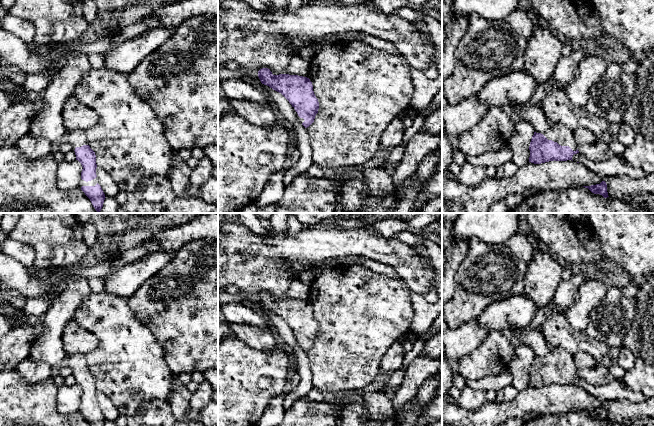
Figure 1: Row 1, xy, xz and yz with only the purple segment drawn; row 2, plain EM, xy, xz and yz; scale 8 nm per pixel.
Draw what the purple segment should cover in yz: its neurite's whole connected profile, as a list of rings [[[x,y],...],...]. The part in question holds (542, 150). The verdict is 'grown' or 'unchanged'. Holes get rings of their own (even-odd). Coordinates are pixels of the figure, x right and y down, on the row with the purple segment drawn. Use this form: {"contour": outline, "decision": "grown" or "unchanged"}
{"contour": [[[558,123],[545,133],[534,132],[529,150],[529,162],[534,164],[572,160],[573,155],[579,153],[573,132]]], "decision": "grown"}

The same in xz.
{"contour": [[[268,68],[260,69],[258,77],[262,84],[281,93],[289,101],[300,124],[307,128],[314,122],[319,102],[309,78],[289,74],[273,75]]], "decision": "grown"}

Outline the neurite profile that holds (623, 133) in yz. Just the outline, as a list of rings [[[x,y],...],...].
[[[621,122],[614,131],[614,138],[624,146],[630,147],[635,141],[634,130],[626,123]]]

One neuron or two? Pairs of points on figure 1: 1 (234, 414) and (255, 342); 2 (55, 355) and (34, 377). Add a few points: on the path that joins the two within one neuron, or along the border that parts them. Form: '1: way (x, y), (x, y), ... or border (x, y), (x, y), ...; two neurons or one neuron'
1: border (235, 335), (262, 351), (271, 352), (276, 347); two neurons
2: border (27, 357), (37, 363), (46, 363), (54, 370); two neurons

